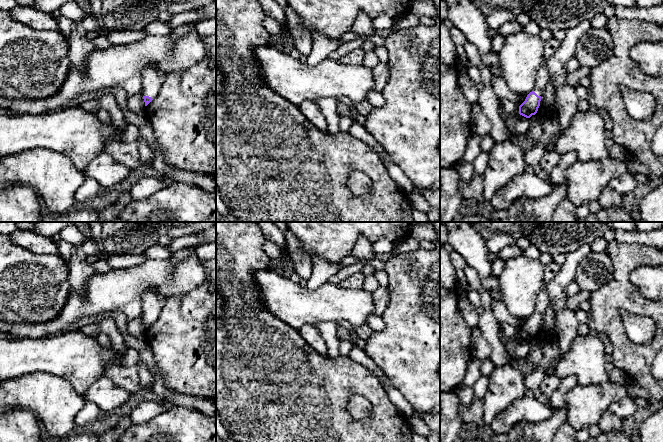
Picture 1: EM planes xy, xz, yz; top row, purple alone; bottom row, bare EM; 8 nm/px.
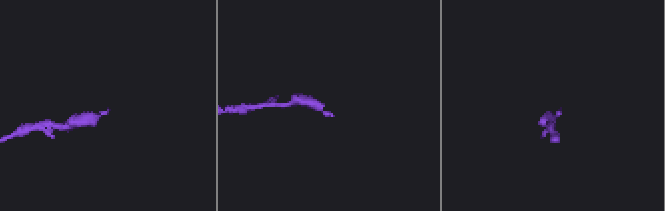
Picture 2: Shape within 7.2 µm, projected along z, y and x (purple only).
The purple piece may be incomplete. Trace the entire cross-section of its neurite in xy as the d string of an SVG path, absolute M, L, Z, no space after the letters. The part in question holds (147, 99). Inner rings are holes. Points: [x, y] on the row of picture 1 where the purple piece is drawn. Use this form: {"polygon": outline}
{"polygon": "M147 66L143 70L142 89L145 106L147 106L160 92L161 86L165 81L165 77L160 73L155 66Z"}

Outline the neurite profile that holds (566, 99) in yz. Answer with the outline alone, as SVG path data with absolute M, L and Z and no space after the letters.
M582 20L575 27L567 29L560 48L547 59L550 78L555 90L554 106L553 110L548 113L543 113L539 107L535 115L545 118L553 114L559 123L559 132L547 144L548 151L554 151L559 136L568 128L573 116L578 112L577 104L580 98L576 93L576 87L567 83L568 73L565 65L574 56L578 40L591 27L590 20Z

